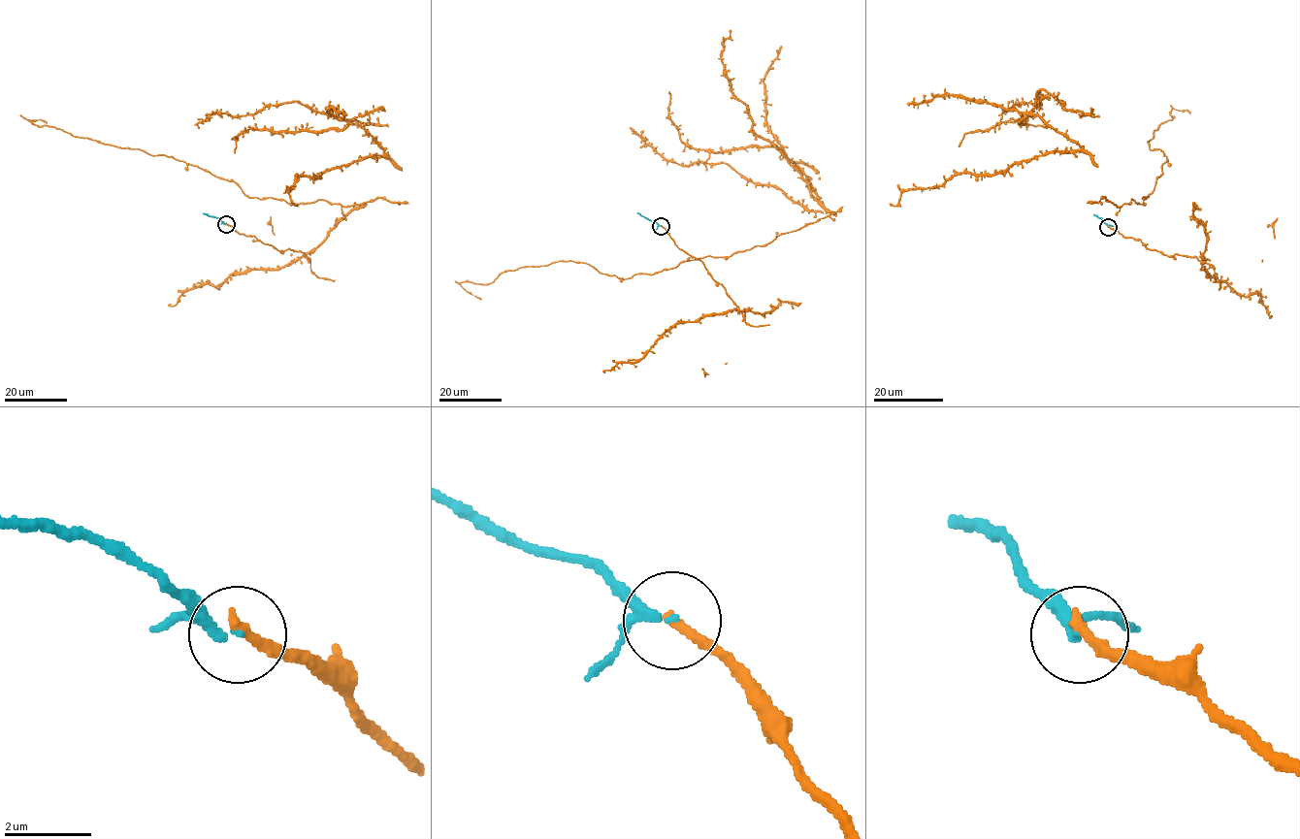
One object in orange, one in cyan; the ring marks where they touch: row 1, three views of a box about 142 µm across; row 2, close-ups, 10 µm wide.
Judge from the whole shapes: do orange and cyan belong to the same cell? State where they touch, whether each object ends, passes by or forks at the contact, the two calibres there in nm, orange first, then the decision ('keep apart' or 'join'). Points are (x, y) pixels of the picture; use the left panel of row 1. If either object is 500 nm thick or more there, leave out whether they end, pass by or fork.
at (226, 224); orange ends there; cyan passes by; 280 nm thick on the orange side, 150 nm on the other; join

